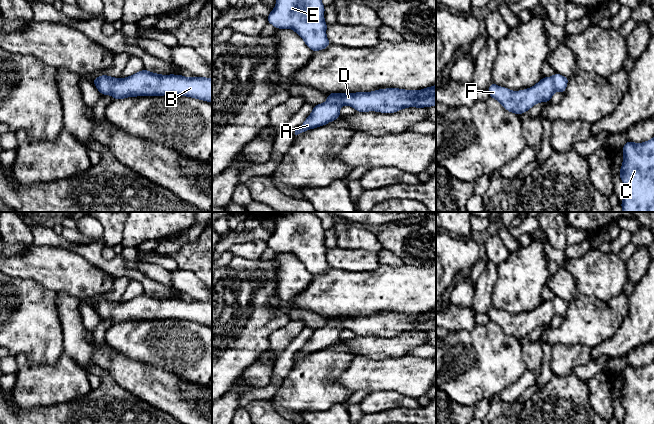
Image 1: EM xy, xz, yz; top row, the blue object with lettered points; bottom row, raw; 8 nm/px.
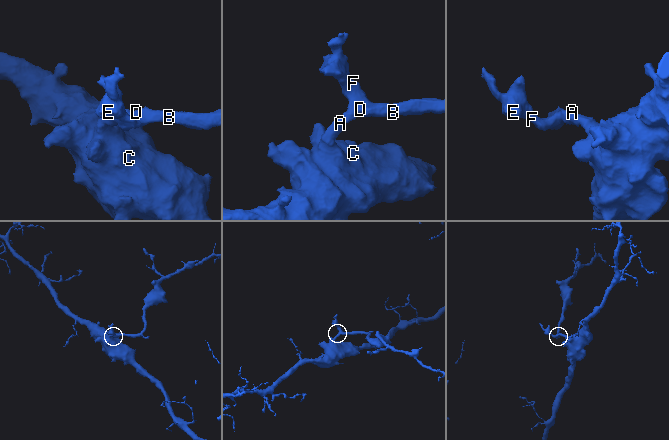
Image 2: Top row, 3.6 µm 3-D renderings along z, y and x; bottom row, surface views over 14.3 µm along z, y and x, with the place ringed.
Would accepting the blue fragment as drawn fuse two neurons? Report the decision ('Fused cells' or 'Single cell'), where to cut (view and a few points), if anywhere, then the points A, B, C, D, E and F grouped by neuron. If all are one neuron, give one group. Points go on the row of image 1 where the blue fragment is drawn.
Single cell. No split. Groups: A B C D E F

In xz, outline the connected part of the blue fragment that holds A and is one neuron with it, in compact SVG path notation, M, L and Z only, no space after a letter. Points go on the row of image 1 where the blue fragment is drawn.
M436 85L422 90L386 88L372 92L328 93L326 102L314 106L304 123L295 130L295 135L338 120L343 105L352 106L357 112L381 113L395 113L408 107L431 107L436 105Z

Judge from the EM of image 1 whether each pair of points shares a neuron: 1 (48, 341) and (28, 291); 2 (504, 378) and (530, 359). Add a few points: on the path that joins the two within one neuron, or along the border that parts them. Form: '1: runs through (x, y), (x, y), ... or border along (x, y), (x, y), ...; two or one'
1: runs through (36, 329), (28, 321), (28, 303); one
2: border along (521, 345), (521, 355), (527, 369); two

